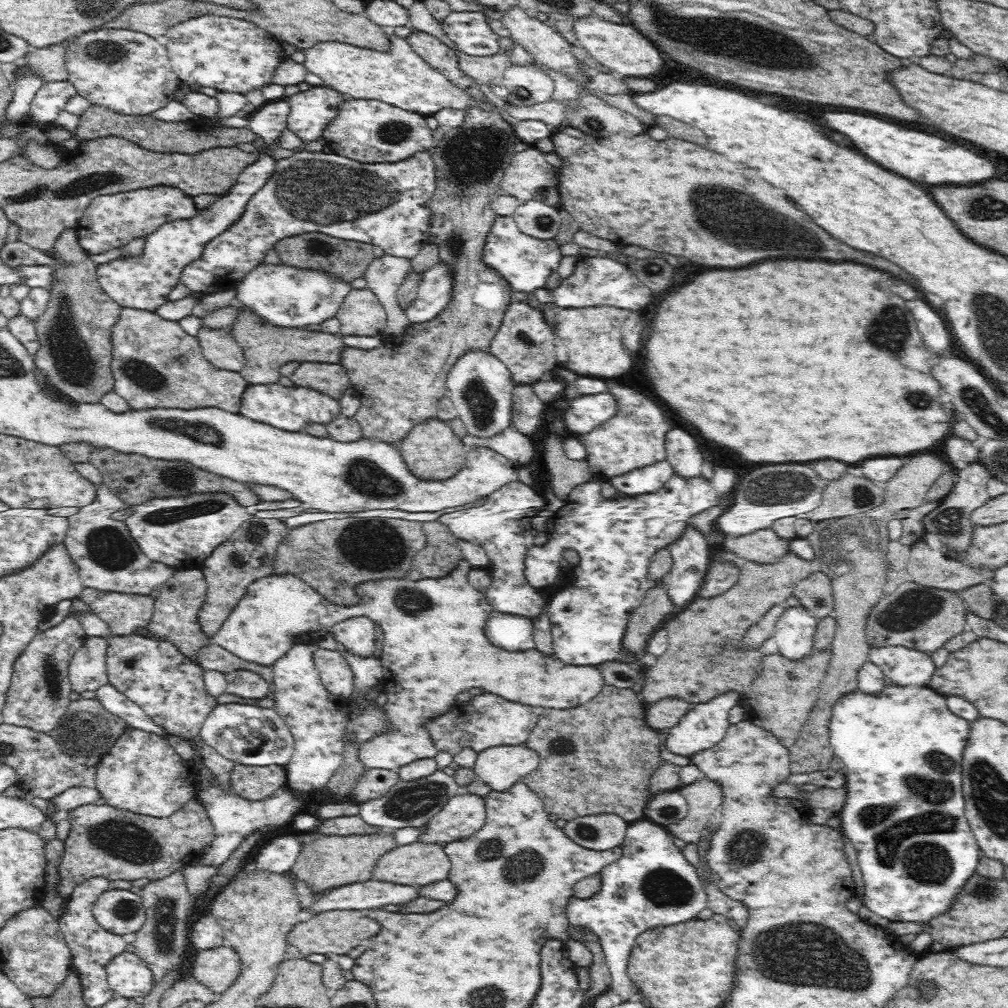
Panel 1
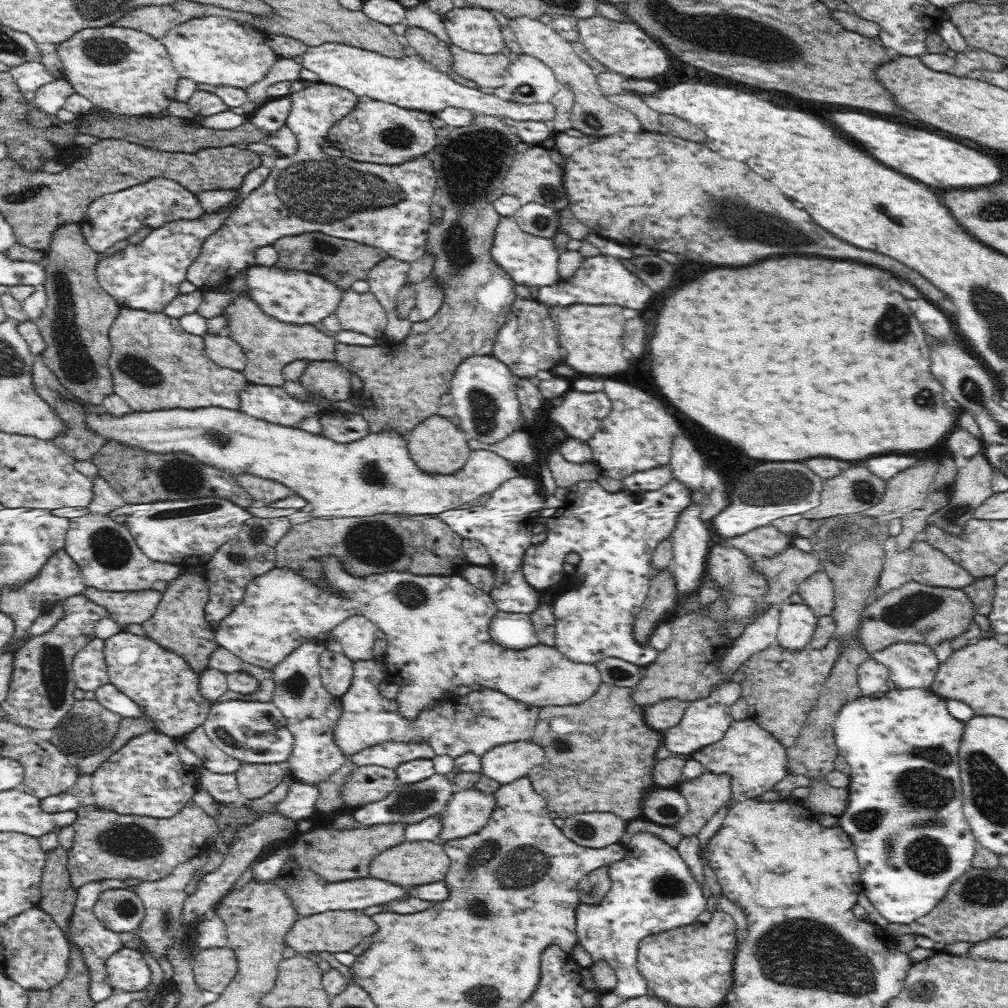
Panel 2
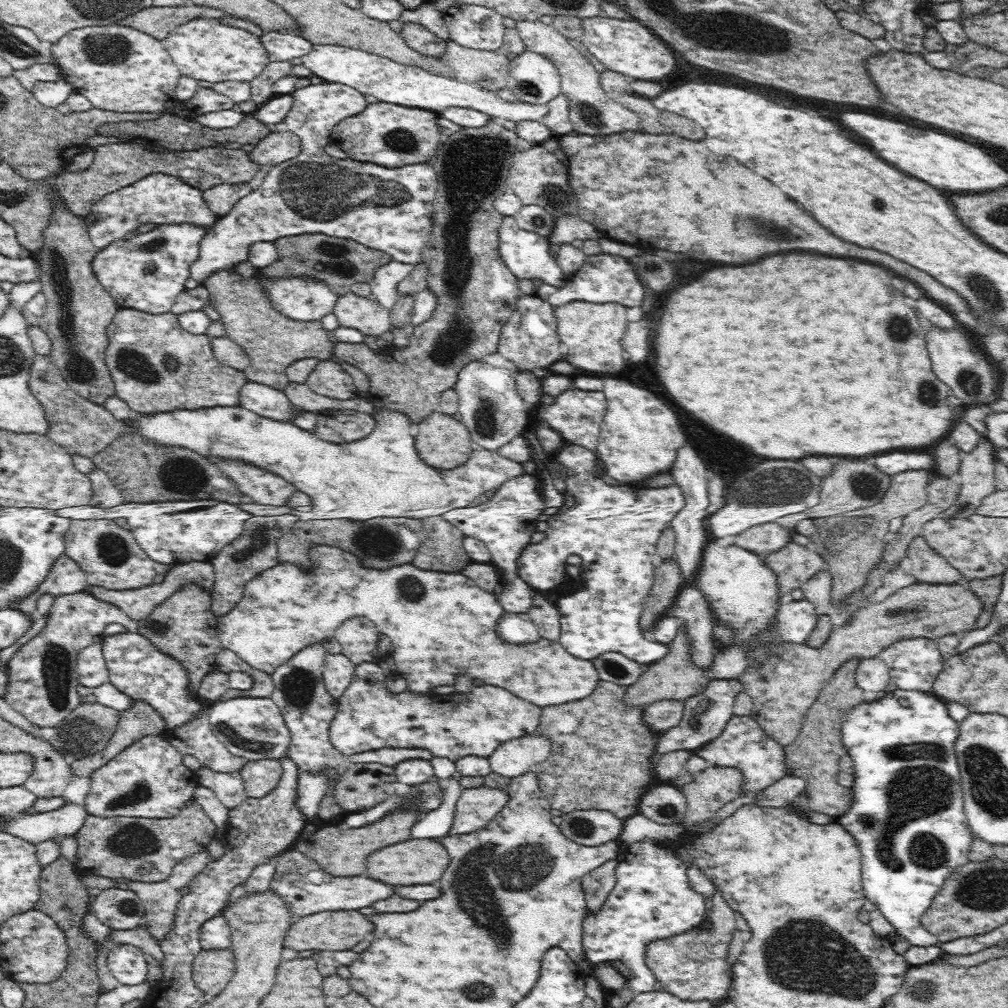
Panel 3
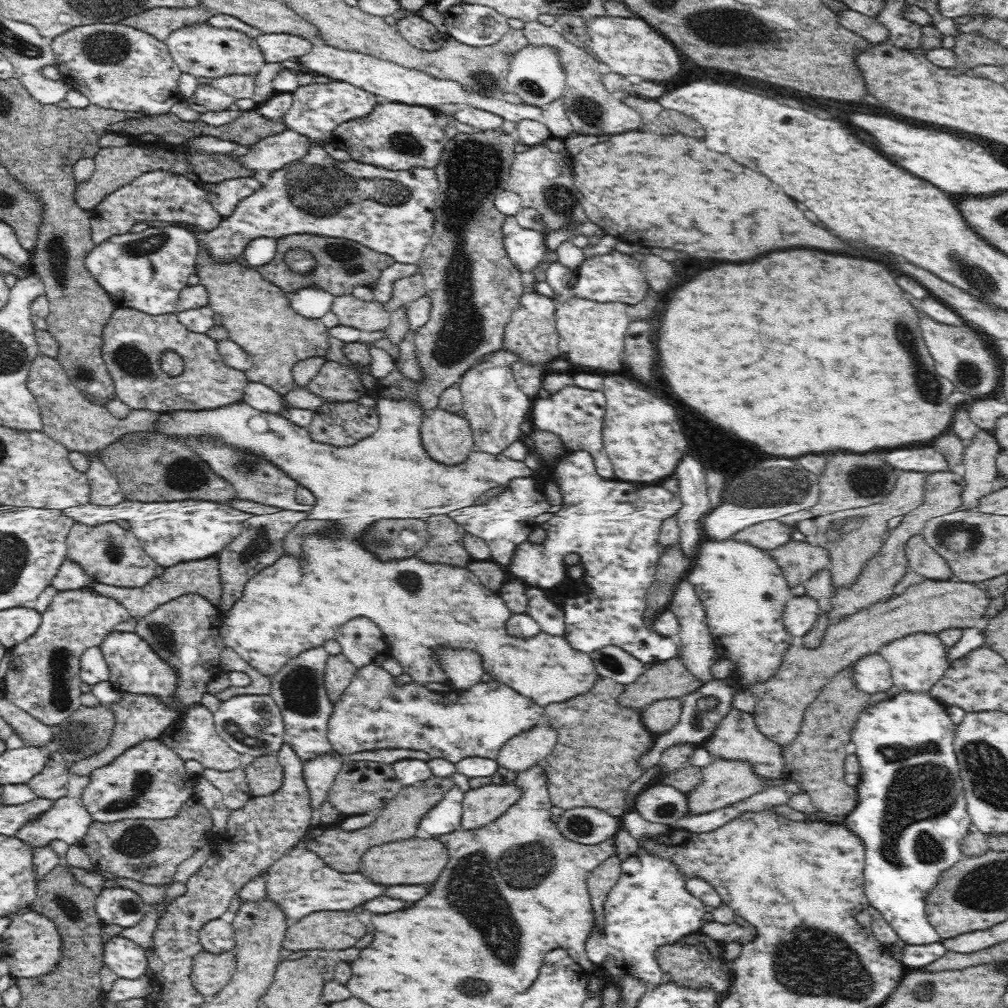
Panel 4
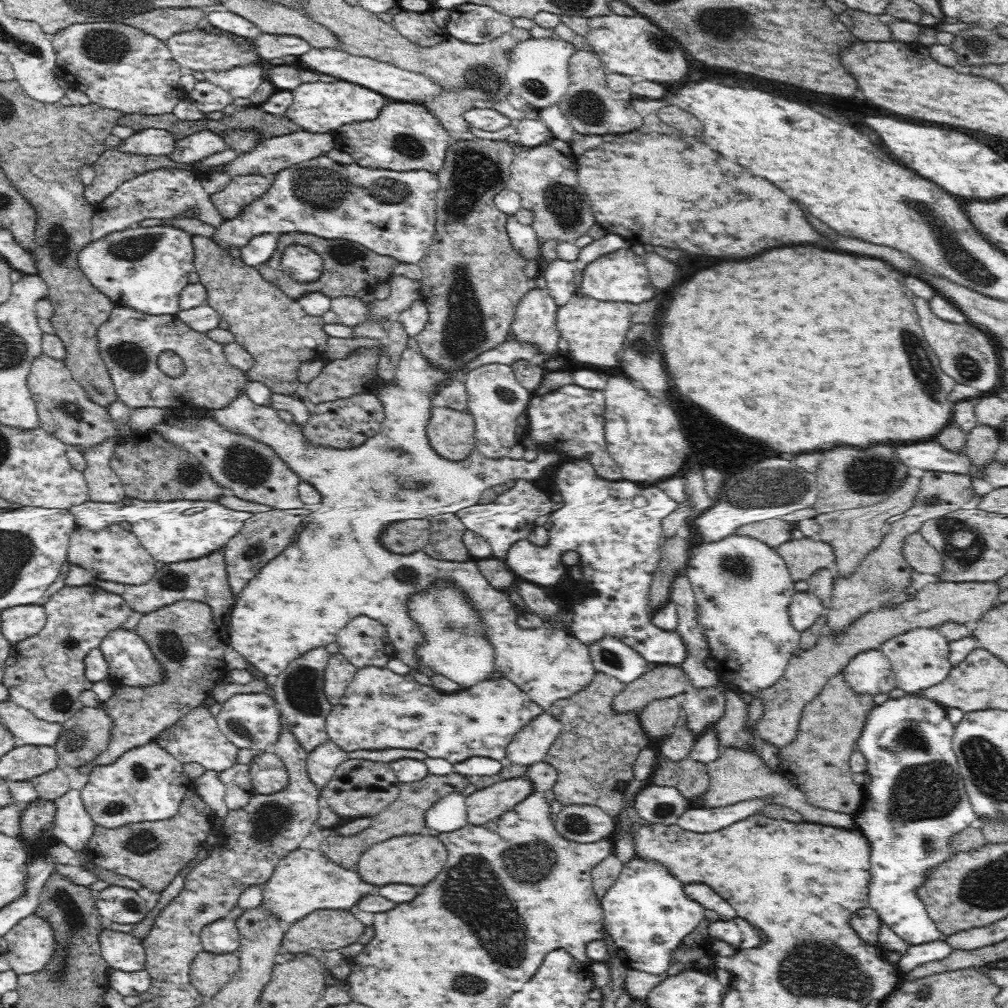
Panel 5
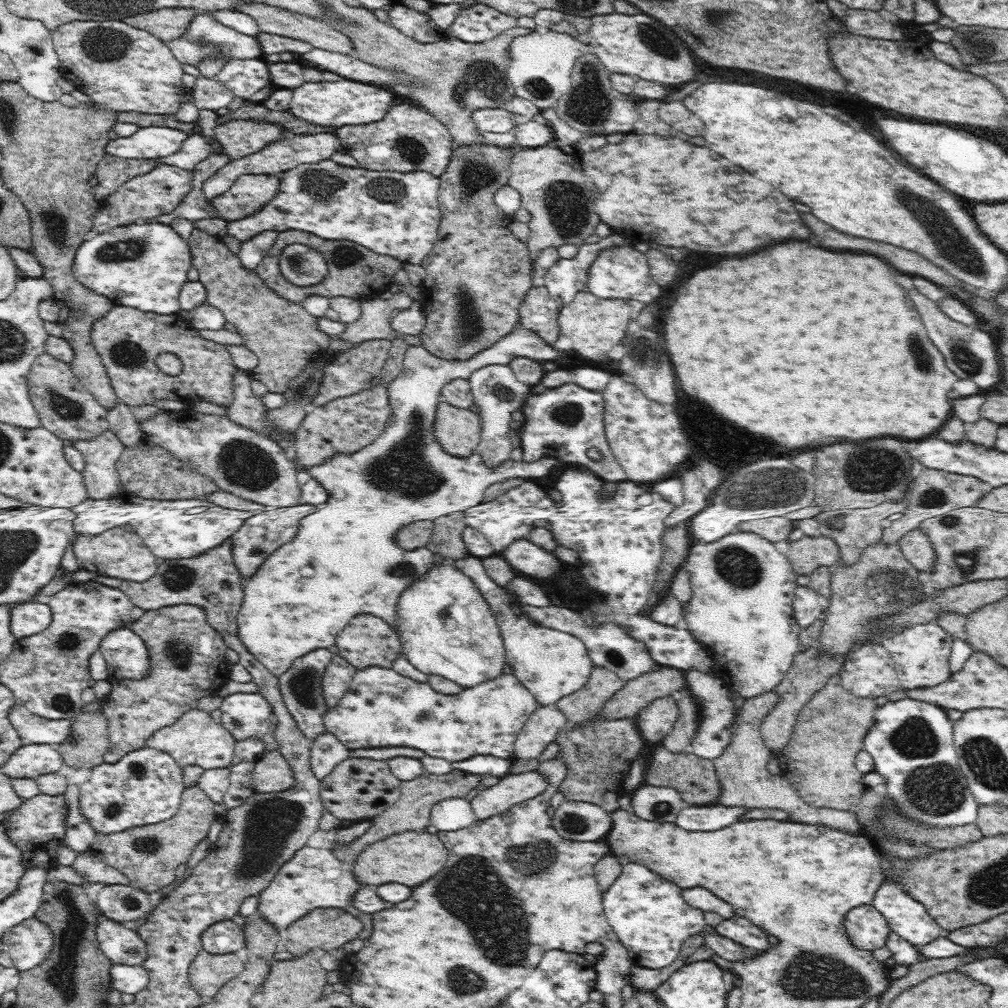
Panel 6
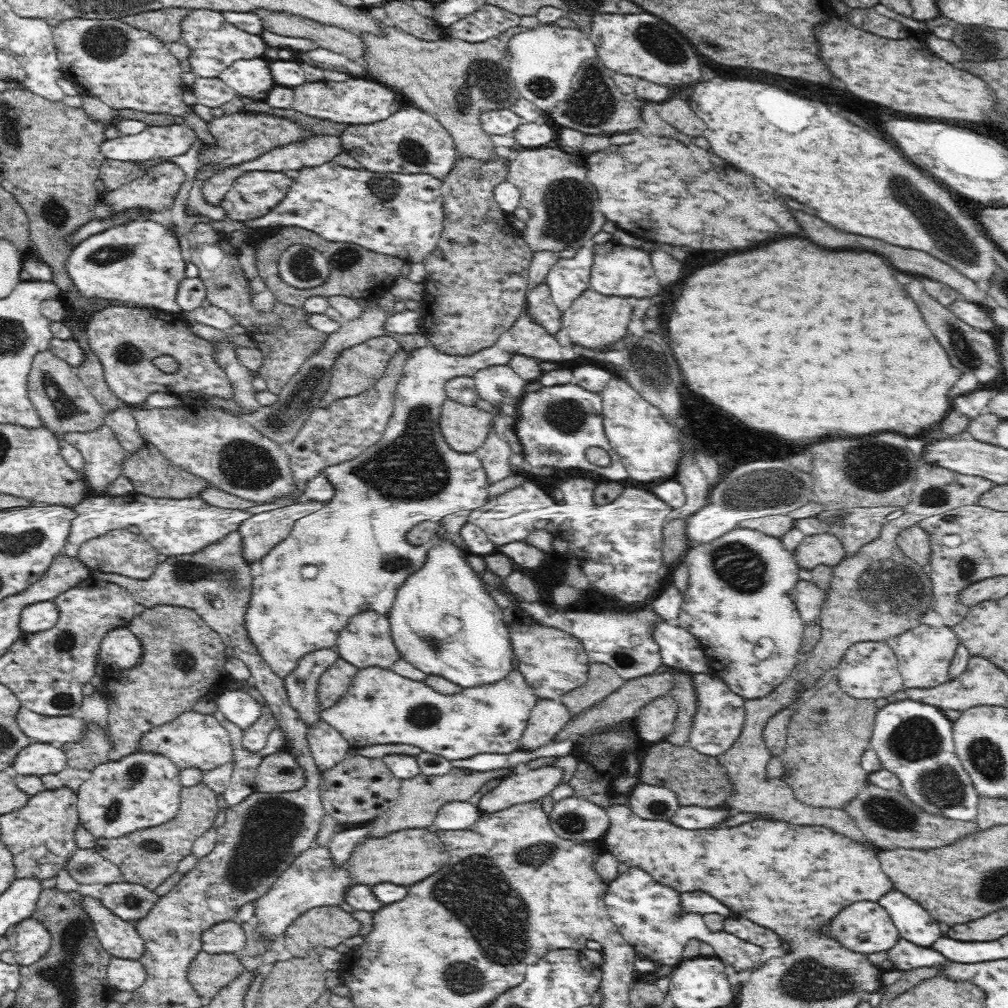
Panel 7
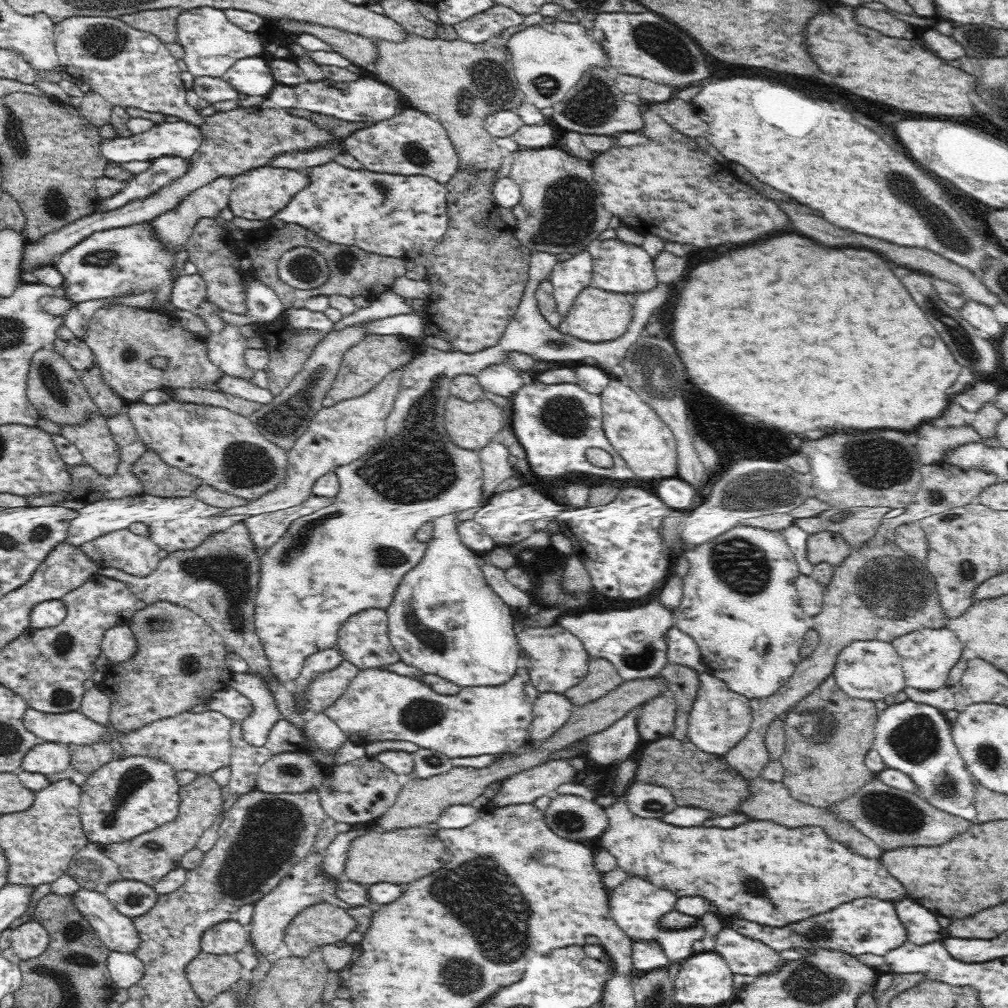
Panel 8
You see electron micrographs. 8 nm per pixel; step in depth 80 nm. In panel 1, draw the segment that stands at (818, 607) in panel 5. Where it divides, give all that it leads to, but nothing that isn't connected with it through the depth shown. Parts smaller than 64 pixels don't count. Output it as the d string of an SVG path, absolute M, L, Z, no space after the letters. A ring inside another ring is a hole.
M786 606L782 616L776 621L773 632L773 639L781 656L799 661L818 651L813 647L818 621L803 606Z

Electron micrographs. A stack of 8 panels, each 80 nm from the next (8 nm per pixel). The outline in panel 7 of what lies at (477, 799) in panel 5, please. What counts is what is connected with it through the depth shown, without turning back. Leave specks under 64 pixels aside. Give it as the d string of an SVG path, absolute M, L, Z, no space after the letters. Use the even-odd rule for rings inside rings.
M555 763L522 769L502 778L496 788L482 797L477 808L481 814L498 813L510 806L540 800L561 782L564 782L563 768L557 768Z

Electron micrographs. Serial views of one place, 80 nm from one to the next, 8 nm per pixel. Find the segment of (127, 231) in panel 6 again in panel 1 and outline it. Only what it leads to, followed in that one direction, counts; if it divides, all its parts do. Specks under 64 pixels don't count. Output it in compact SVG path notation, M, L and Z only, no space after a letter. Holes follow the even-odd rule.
M259 154L256 162L248 165L239 175L234 186L231 186L222 198L216 202L212 202L206 210L200 210L193 218L188 218L180 221L167 222L160 226L152 234L148 234L145 240L142 254L128 254L128 256L121 256L116 260L108 262L108 264L100 264L97 268L97 280L100 286L105 290L109 297L112 297L124 309L138 309L155 312L155 310L168 301L168 294L174 287L180 283L182 272L188 264L195 262L202 256L204 248L213 240L223 234L229 227L234 225L243 215L247 203L251 197L266 184L268 178L275 172L277 160L266 154Z

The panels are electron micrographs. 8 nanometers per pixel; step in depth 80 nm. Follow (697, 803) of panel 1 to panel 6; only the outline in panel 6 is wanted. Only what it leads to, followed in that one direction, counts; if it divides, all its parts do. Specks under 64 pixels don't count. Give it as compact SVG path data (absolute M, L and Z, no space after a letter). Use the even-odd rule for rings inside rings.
M776 690L746 699L733 728L732 742L720 757L710 760L715 766L718 784L721 785L721 794L717 796L718 804L725 807L744 807L748 810L778 808L788 813L790 818L787 820L790 822L828 826L836 831L844 830L849 835L862 834L861 825L851 811L813 807L800 798L788 778L772 776L768 772L768 762L774 754L765 746L760 727L764 718L777 706L777 701Z

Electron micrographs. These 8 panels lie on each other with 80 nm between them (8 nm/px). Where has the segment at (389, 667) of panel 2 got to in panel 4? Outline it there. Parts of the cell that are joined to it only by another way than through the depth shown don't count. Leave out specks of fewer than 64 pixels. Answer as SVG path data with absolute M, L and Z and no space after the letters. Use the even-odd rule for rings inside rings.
M380 397L376 398L377 411L380 412L381 420L378 425L378 430L373 435L360 440L360 442L354 443L352 446L337 447L331 444L324 444L313 441L310 438L310 433L305 428L294 424L286 416L280 414L274 415L269 413L262 413L261 410L253 409L250 405L246 405L243 400L234 402L234 404L216 407L212 410L205 411L191 411L191 410L176 410L173 412L162 413L157 420L157 426L159 430L156 430L158 435L168 436L172 439L182 438L182 436L207 436L207 438L221 438L226 444L239 448L240 450L247 450L253 452L258 456L263 456L266 460L273 462L278 468L281 468L287 476L295 481L297 485L308 489L313 496L316 497L315 505L311 508L313 511L313 517L316 519L323 519L326 522L336 522L339 524L337 531L333 537L321 536L308 536L303 541L303 554L300 557L294 557L292 554L284 554L271 564L260 570L255 577L252 577L246 584L242 598L237 600L232 608L229 608L222 614L221 625L219 626L219 633L222 636L224 646L230 646L233 648L248 664L251 664L256 670L259 670L262 674L272 678L280 669L291 659L296 658L305 650L310 650L312 646L322 646L326 640L332 640L335 638L336 628L340 628L342 624L346 624L349 620L358 617L366 617L373 620L385 634L392 656L399 661L400 666L403 666L406 674L411 674L412 683L416 683L419 686L428 686L428 683L435 682L449 688L449 691L456 691L456 688L452 685L452 682L448 681L447 674L438 666L438 662L434 660L434 648L438 648L440 644L447 644L447 646L463 646L463 648L471 648L471 650L477 650L483 658L484 670L486 674L492 678L492 680L498 680L502 682L510 689L513 689L517 694L530 698L536 705L546 707L552 703L562 703L571 700L572 698L579 697L582 694L588 693L596 683L599 676L595 669L592 657L589 653L578 652L565 640L563 636L552 636L547 632L540 631L536 636L526 636L526 638L518 638L512 636L506 628L506 622L513 615L513 612L505 605L505 600L501 597L498 591L490 590L484 586L484 583L469 569L467 566L452 566L451 564L430 563L414 555L402 560L396 561L381 561L379 557L372 556L373 552L370 552L366 548L361 548L357 545L357 535L361 533L366 527L372 526L377 520L382 519L427 519L429 516L436 516L438 514L449 514L452 511L466 508L467 506L474 505L474 502L480 498L481 494L484 494L486 490L490 488L496 488L498 486L506 485L516 478L533 478L533 474L536 470L528 467L524 461L512 460L504 454L488 454L480 450L474 450L469 454L469 457L461 463L455 465L442 465L441 462L436 462L426 452L424 445L421 442L420 425L424 418L425 411L421 408L420 404L414 404L412 400L393 400L392 398Z

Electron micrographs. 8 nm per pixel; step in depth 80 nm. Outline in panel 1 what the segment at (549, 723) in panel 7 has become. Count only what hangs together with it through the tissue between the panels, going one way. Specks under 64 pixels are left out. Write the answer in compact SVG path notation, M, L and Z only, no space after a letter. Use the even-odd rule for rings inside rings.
M525 744L507 745L478 753L473 767L480 782L486 782L498 793L504 793L530 774L540 762L536 751L528 749Z

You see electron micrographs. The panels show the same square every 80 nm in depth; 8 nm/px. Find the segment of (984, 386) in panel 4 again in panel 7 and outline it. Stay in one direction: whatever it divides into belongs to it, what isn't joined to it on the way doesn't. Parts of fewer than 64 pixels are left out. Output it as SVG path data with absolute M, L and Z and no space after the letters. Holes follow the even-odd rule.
M894 270L894 276L900 284L904 284L904 288L908 290L908 294L916 300L918 308L924 310L924 320L926 324L930 326L930 330L934 332L934 336L938 338L938 342L944 346L944 350L948 352L950 360L952 360L952 366L956 366L961 373L963 372L974 372L977 375L977 380L981 383L992 382L996 376L1000 376L1002 372L1002 366L1000 363L998 353L998 348L992 340L980 332L976 328L972 328L969 324L966 324L963 320L960 320L949 307L945 307L932 300L932 296L928 296L928 292L924 290L924 284L920 282L920 278L916 276L910 276L906 272L900 272L900 270ZM934 304L934 306L932 306ZM946 308L946 310L944 310Z

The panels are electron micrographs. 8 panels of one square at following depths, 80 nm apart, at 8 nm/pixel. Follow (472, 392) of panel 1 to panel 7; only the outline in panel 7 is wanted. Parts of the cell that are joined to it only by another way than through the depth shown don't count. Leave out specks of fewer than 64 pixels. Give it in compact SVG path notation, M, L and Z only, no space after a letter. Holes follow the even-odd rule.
M509 364L483 368L473 377L480 398L488 400L494 406L500 404L515 406L527 384L527 380L524 380ZM494 426L494 430L475 452L482 462L490 485L512 476L512 467L509 463L512 451L510 445L496 433L497 428L498 426Z

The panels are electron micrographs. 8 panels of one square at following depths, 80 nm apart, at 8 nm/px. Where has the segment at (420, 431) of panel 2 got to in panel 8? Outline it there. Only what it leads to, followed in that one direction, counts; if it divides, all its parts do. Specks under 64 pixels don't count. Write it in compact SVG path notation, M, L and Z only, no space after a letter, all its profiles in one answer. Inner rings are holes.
M450 396L445 406L445 427L449 437L456 446L461 449L479 451L488 446L492 440L496 439L500 429L510 426L512 418L512 408L510 403L505 406L494 403L486 397L478 398L472 402L461 398Z

